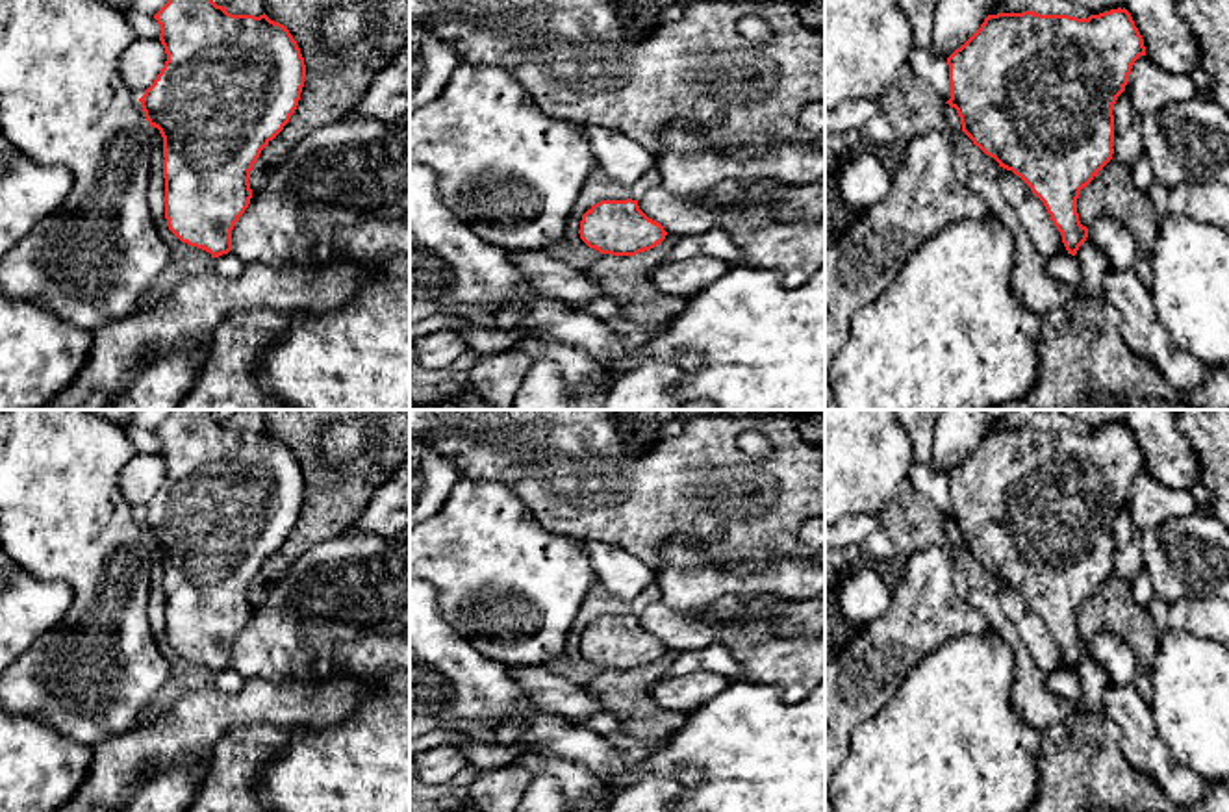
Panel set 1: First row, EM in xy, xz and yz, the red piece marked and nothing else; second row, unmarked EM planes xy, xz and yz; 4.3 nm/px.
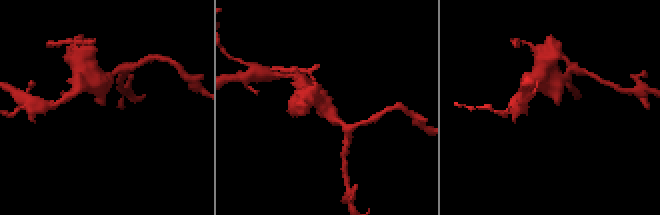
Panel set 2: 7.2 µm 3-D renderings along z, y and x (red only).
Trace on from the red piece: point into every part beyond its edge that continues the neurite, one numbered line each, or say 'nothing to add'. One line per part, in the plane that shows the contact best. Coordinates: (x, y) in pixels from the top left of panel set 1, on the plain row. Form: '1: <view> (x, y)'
nothing to add

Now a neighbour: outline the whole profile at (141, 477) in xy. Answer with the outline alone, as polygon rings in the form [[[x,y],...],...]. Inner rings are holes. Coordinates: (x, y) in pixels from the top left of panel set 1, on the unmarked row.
[[[137,452],[120,471],[119,486],[128,504],[141,514],[167,476],[159,454]]]

